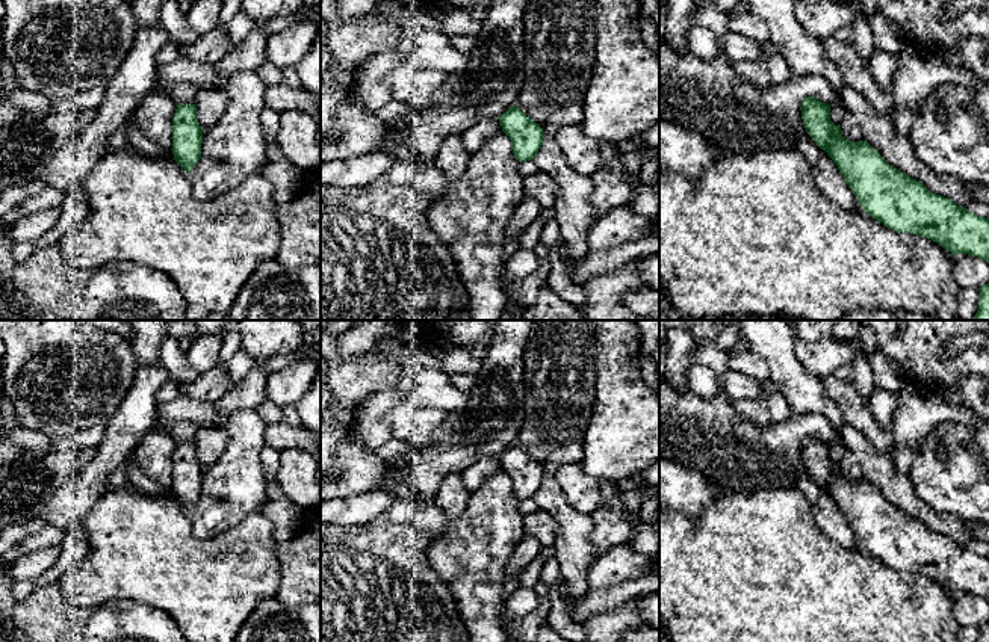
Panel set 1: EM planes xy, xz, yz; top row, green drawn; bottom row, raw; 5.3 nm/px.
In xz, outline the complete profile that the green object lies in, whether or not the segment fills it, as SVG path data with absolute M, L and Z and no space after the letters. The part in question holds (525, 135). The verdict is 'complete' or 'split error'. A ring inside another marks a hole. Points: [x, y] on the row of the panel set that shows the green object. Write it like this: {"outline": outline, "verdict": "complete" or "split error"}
{"outline": "M517 106L510 107L499 118L502 131L510 137L517 162L534 160L544 139L544 131Z", "verdict": "complete"}

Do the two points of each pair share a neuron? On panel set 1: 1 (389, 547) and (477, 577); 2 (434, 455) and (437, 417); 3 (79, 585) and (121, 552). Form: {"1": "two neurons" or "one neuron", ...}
{"1": "two neurons", "2": "two neurons", "3": "one neuron"}

